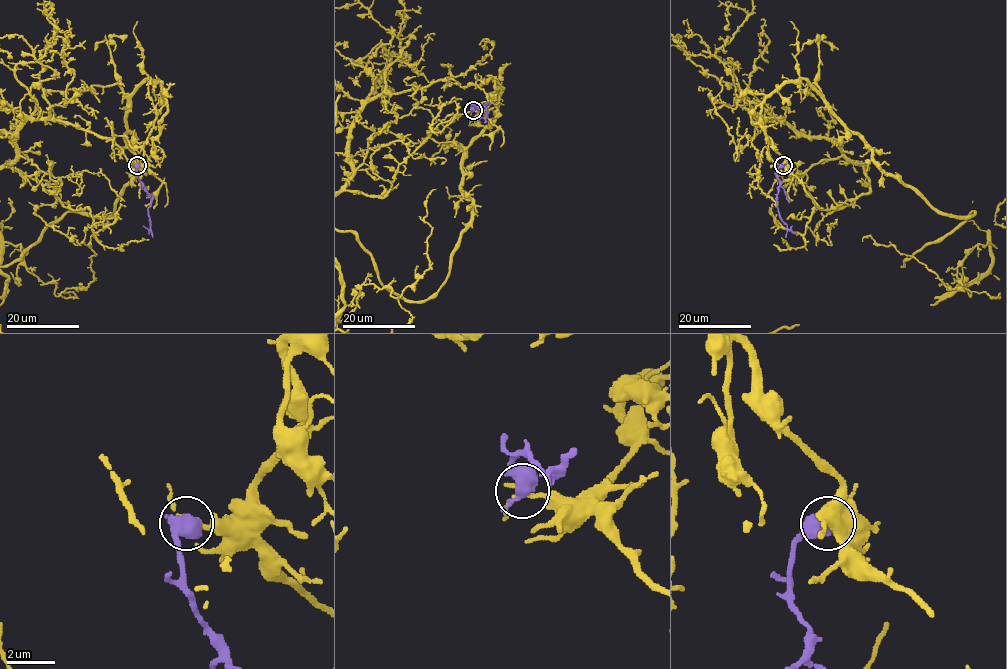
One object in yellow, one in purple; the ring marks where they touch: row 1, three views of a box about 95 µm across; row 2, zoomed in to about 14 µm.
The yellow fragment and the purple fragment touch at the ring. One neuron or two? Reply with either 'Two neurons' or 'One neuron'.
Two neurons

